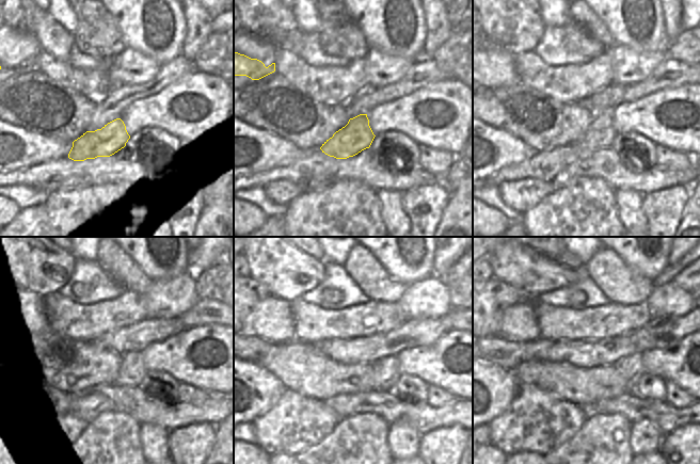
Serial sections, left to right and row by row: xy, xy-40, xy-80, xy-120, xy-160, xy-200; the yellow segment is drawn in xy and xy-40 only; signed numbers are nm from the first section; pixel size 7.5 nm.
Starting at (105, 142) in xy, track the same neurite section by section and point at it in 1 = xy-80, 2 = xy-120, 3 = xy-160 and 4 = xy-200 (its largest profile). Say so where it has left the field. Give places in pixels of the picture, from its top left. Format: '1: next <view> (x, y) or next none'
1: next xy-80 (600, 134)
2: next xy-120 (130, 373)
3: next xy-160 (376, 366)
4: next xy-200 (618, 365)

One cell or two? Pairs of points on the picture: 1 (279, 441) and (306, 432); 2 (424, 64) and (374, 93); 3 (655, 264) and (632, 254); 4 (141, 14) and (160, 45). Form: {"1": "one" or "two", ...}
{"1": "one", "2": "one", "3": "one", "4": "one"}

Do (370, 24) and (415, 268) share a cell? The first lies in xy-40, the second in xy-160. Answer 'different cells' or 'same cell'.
same cell

